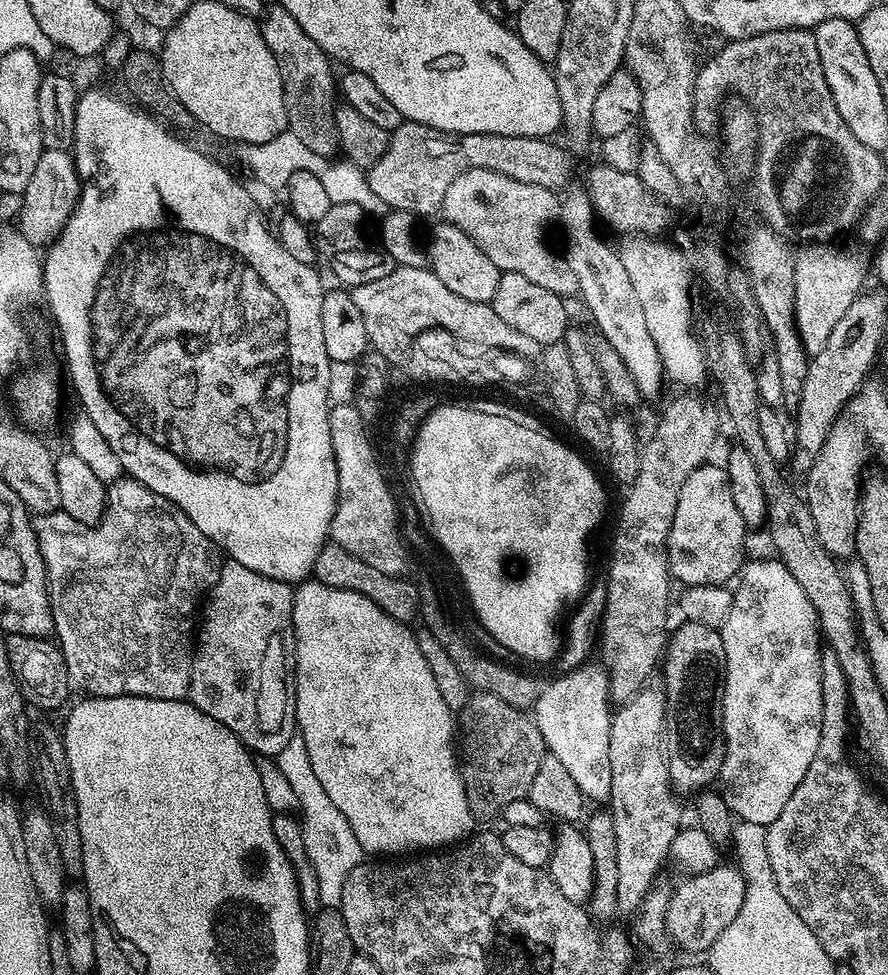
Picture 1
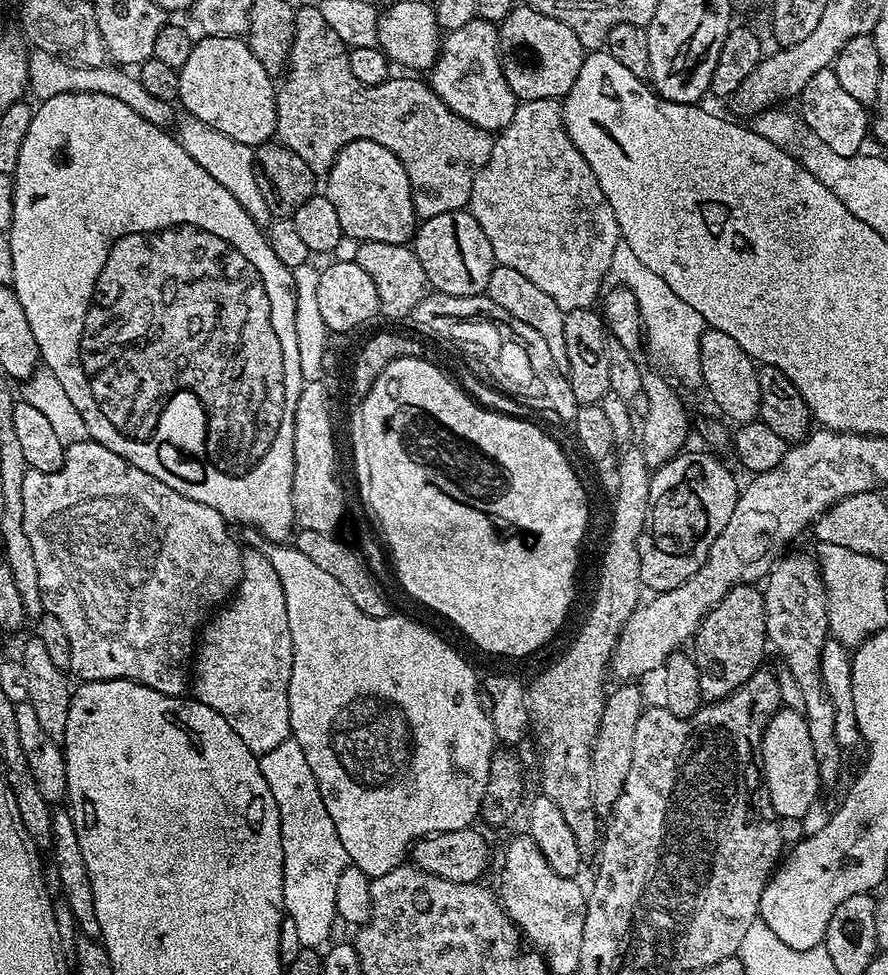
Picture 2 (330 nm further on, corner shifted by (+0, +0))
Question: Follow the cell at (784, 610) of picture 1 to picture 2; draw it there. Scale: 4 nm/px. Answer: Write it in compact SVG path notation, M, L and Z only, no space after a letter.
M781 707L769 718L760 743L760 763L768 797L777 817L802 819L812 802L819 799L818 790L822 788L818 762L814 758L814 745L810 743L810 730L806 730L803 712Z

